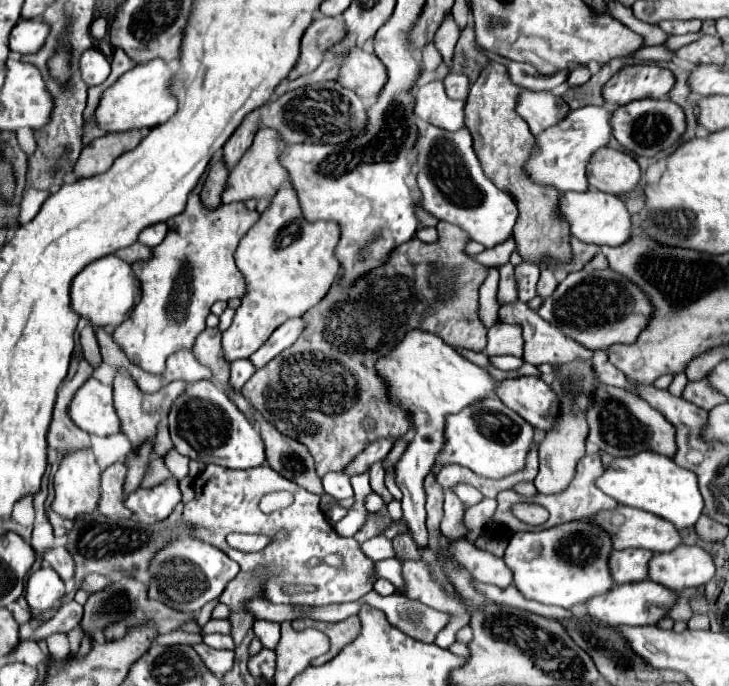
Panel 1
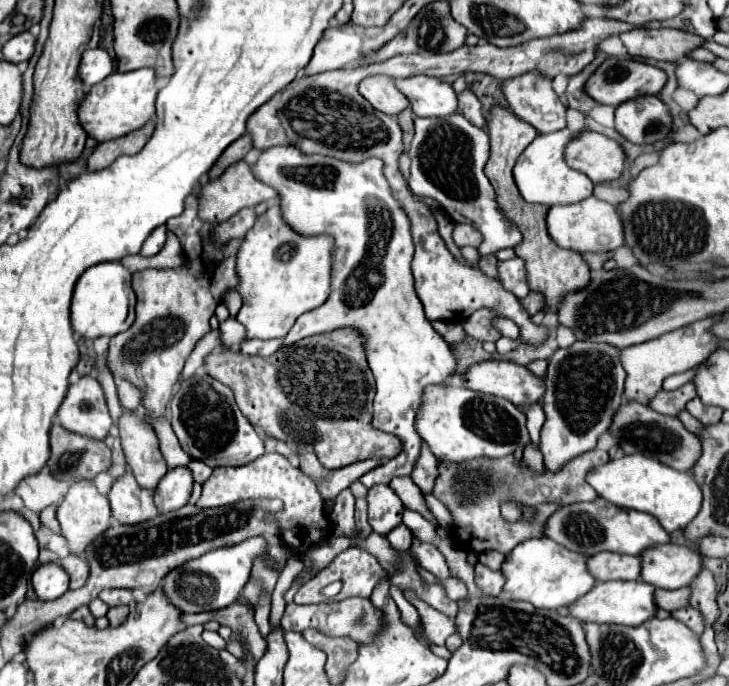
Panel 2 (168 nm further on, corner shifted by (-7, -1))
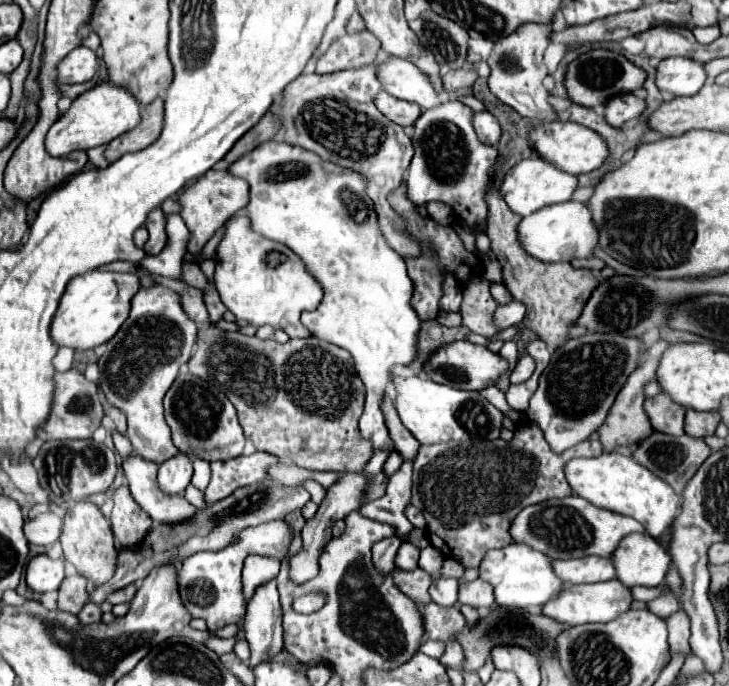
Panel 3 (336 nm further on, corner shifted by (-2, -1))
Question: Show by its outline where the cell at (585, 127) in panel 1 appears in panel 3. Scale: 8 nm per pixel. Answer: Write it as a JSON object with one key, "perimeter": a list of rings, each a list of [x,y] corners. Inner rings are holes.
{"perimeter":[[[533,154],[529,158],[521,160],[519,164],[515,164],[505,174],[503,184],[501,184],[501,194],[503,194],[505,202],[519,216],[529,216],[531,212],[535,212],[543,206],[549,206],[549,204],[567,202],[567,200],[571,200],[575,190],[577,190],[577,176],[555,168],[551,162],[543,160],[539,154]]]}

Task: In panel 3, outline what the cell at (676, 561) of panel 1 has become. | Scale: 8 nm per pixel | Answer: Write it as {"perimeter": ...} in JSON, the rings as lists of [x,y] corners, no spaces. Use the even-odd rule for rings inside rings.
{"perimeter":[[[629,534],[613,552],[617,580],[625,586],[659,586],[673,564],[669,552],[649,534]]]}

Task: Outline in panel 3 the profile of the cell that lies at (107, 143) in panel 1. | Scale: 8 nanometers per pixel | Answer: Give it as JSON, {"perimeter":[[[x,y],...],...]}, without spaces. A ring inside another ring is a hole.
{"perimeter":[[[157,98],[143,108],[141,124],[137,128],[111,140],[105,146],[105,154],[103,154],[105,160],[115,162],[117,158],[121,158],[127,152],[137,152],[137,150],[147,148],[149,144],[153,144],[157,140],[157,136],[161,134],[161,128],[163,128],[163,100]]]}

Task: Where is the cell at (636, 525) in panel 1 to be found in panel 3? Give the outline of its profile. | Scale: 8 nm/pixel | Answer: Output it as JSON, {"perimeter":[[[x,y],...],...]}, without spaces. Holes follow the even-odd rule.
{"perimeter":[[[569,496],[561,500],[553,498],[541,504],[527,506],[519,512],[519,516],[511,524],[513,542],[523,542],[551,556],[553,560],[569,560],[591,554],[611,556],[619,546],[619,542],[633,532],[645,532],[645,526],[635,518],[599,508],[581,496]]]}

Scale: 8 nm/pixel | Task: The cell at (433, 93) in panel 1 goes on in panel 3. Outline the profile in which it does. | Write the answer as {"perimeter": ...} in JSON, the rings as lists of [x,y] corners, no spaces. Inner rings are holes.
{"perimeter":[[[395,56],[383,60],[379,66],[379,80],[391,96],[419,104],[423,110],[431,110],[443,102],[443,96],[431,86],[429,76],[409,60]]]}

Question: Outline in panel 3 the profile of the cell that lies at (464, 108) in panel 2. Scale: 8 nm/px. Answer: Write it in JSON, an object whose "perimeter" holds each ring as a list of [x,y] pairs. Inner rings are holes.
{"perimeter":[[[487,110],[473,112],[473,128],[475,128],[475,132],[483,144],[495,146],[499,136],[501,136],[501,128],[499,128],[497,118],[491,116]]]}

